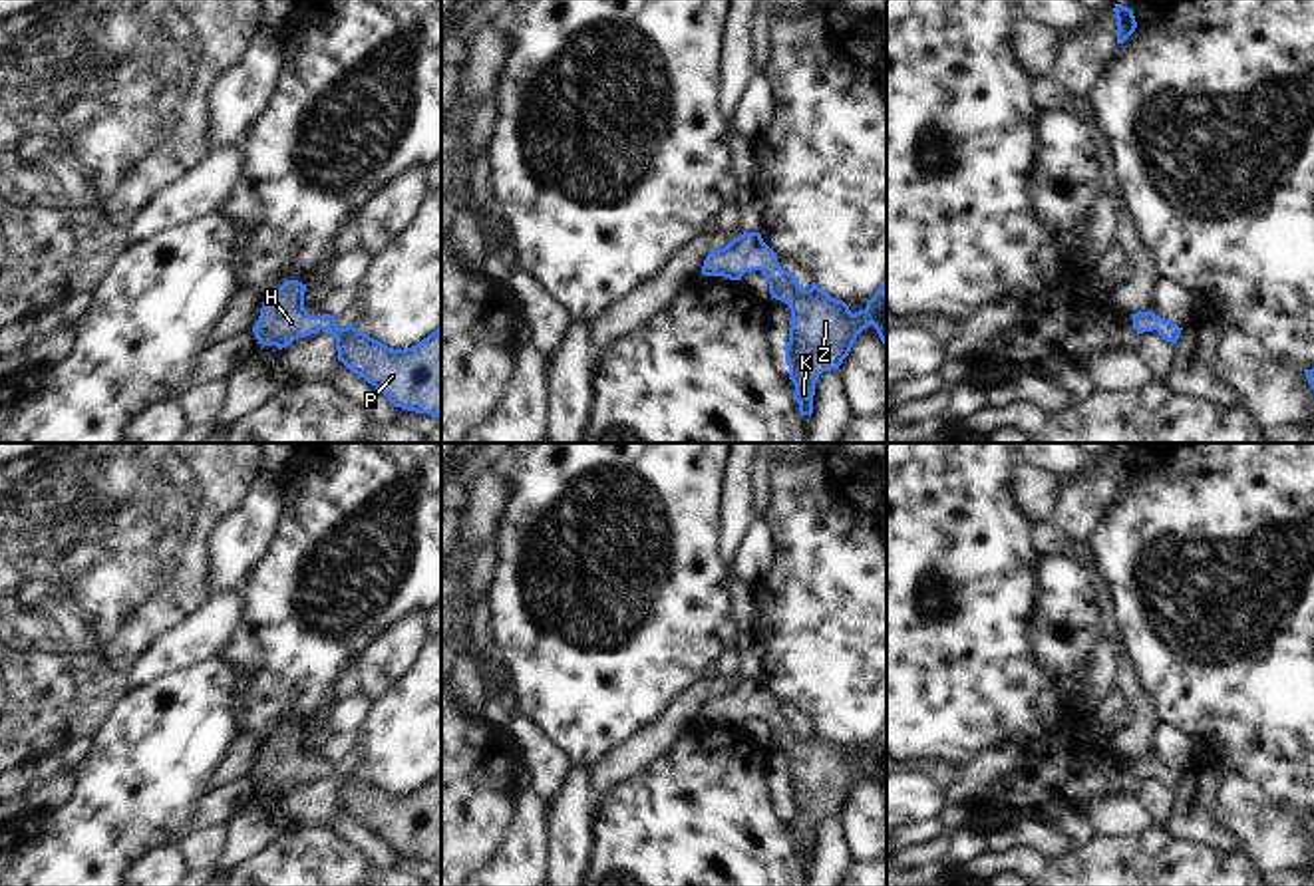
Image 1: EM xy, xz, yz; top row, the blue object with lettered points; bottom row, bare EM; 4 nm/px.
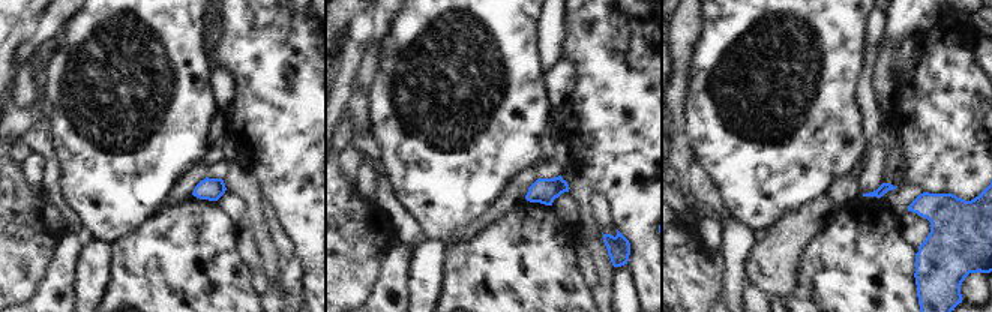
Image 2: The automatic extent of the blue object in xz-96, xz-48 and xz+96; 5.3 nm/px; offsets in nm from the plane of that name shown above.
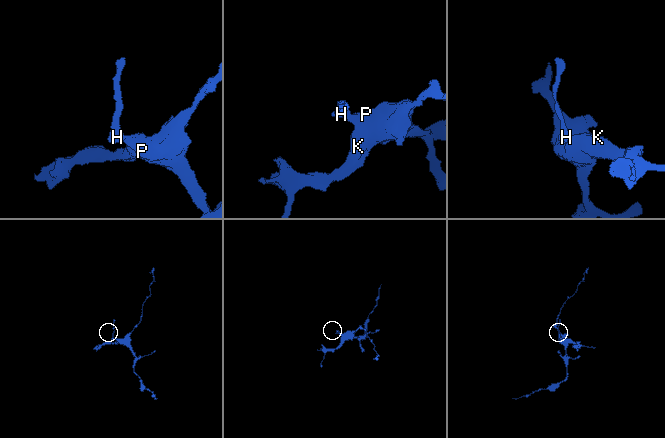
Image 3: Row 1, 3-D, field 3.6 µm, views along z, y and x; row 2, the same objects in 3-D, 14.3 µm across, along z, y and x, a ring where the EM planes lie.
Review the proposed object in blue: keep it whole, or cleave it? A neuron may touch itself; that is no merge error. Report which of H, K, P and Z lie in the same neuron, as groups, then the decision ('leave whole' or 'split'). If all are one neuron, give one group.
groups H K P Z; leave whole

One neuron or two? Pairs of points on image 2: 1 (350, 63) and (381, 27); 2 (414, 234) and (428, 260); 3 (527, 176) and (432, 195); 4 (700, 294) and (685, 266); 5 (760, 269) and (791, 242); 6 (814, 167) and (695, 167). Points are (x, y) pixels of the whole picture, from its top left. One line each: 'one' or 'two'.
1: one
2: two
3: two
4: one
5: one
6: two

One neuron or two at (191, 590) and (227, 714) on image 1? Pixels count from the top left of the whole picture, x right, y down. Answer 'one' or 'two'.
two

